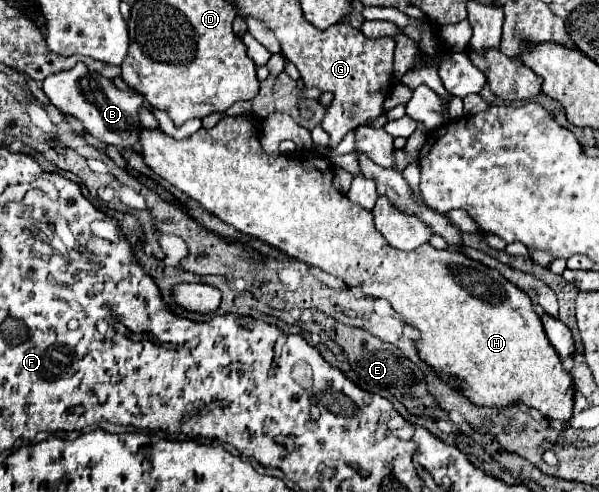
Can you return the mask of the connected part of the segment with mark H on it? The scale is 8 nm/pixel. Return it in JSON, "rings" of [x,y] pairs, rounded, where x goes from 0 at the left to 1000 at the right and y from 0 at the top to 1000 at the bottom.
{"rings":[[[381,238],[354,262],[341,262],[341,274],[321,274],[301,287],[270,266],[240,262],[234,274],[237,319],[260,356],[401,474],[434,486],[511,539],[534,543],[541,555],[568,563],[581,583],[598,583],[611,604],[641,604],[654,628],[701,677],[694,689],[701,730],[728,750],[738,770],[778,803],[791,823],[851,827],[875,819],[905,848],[948,864],[958,831],[955,762],[938,746],[932,717],[925,717],[908,677],[905,648],[875,591],[841,567],[828,547],[778,522],[771,510],[731,510],[718,498],[705,498],[691,510],[651,502],[628,470],[616,427],[588,413],[574,394],[563,407],[554,400],[554,335],[544,319],[528,311],[514,311],[504,327],[477,315],[451,319],[434,299],[427,250],[431,246],[414,246],[411,238]]]}

